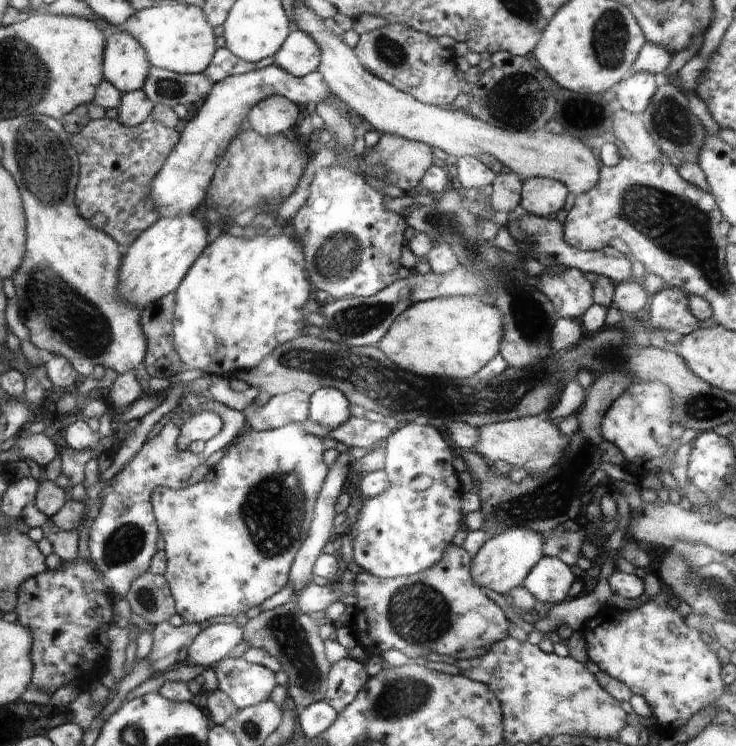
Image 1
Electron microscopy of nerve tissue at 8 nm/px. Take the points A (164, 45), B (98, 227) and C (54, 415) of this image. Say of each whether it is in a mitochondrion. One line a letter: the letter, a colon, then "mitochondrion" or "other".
A: other
B: other
C: other

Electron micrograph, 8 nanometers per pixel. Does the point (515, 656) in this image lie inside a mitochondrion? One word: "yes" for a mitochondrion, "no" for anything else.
yes

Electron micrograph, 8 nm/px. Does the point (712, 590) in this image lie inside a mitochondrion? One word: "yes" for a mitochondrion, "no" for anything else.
yes

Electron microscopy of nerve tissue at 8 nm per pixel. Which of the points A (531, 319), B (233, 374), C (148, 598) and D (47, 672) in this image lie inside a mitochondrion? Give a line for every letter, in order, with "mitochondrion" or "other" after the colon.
A: mitochondrion
B: other
C: mitochondrion
D: other

